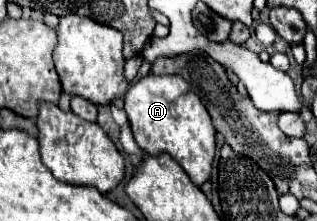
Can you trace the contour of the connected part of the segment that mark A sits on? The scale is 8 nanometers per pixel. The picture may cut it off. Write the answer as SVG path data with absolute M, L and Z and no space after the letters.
M155 75L133 83L125 93L125 111L133 129L137 145L149 153L169 153L189 175L195 185L203 185L211 175L211 163L215 157L215 129L211 117L187 81L177 75Z

